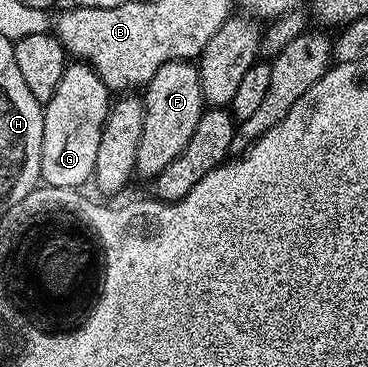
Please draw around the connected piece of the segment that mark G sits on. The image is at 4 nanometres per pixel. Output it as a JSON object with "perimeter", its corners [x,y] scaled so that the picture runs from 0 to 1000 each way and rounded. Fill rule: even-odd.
{"perimeter":[[[196,166],[155,229],[155,251],[117,289],[117,379],[111,381],[111,485],[130,507],[226,512],[258,480],[264,401],[296,297],[291,232],[250,180]]]}

